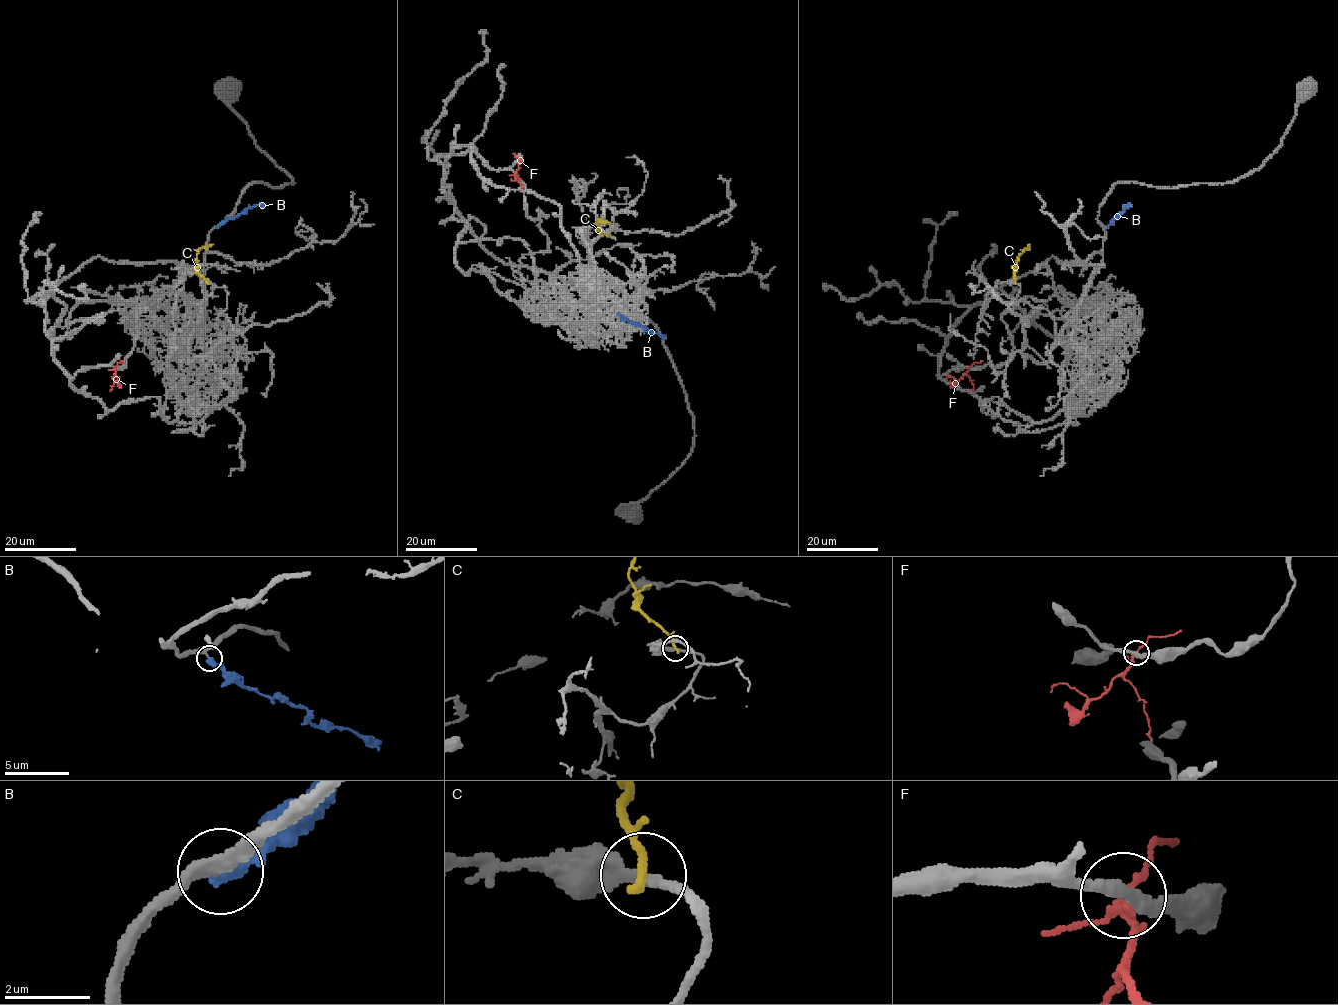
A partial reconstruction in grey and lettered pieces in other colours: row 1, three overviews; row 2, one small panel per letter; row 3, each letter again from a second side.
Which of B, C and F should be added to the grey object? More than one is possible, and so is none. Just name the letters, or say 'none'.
none

